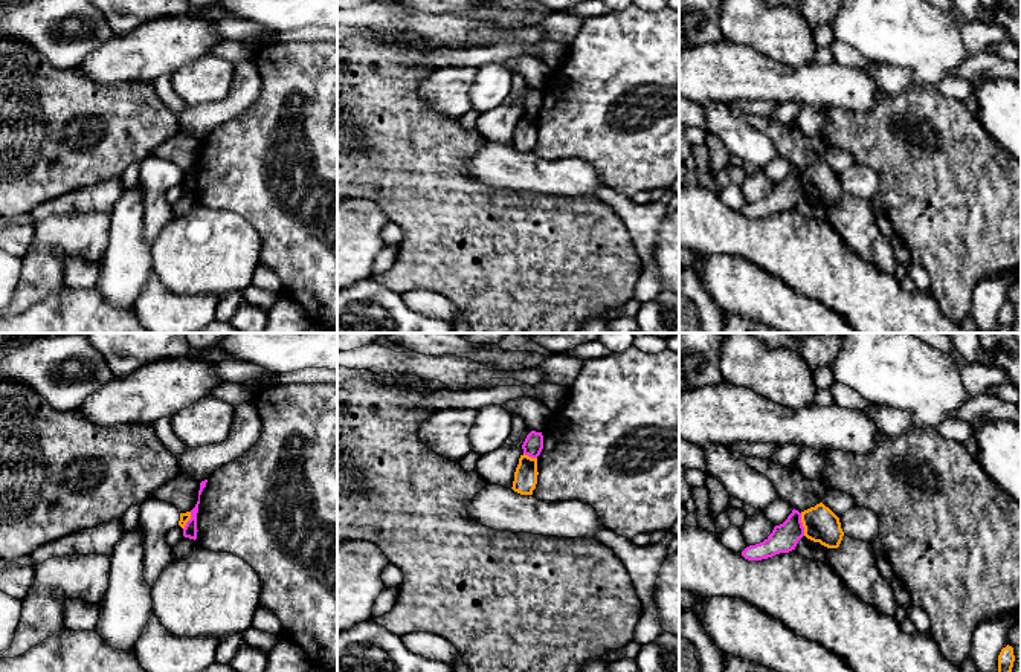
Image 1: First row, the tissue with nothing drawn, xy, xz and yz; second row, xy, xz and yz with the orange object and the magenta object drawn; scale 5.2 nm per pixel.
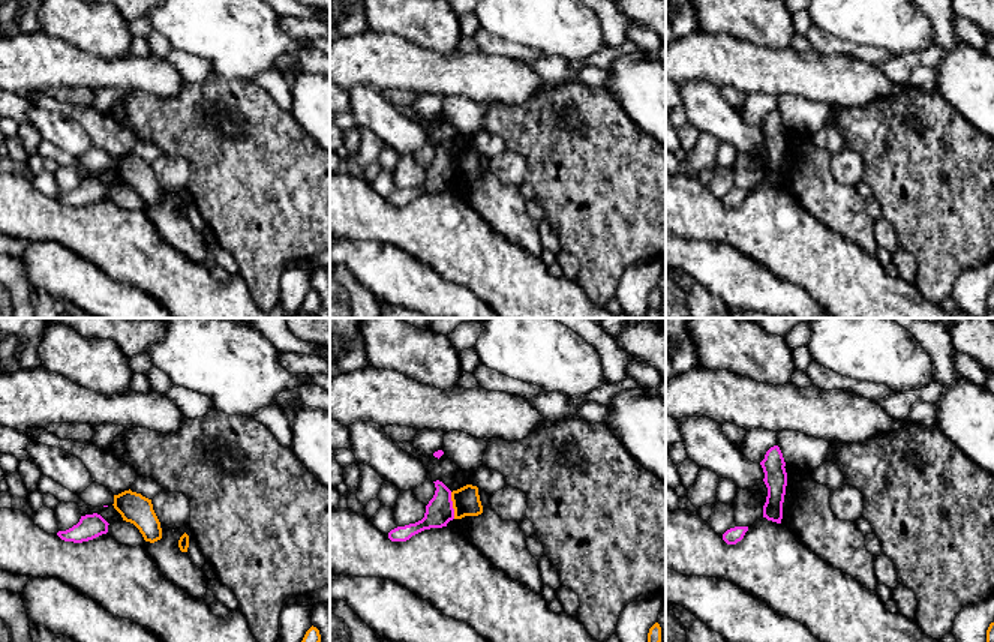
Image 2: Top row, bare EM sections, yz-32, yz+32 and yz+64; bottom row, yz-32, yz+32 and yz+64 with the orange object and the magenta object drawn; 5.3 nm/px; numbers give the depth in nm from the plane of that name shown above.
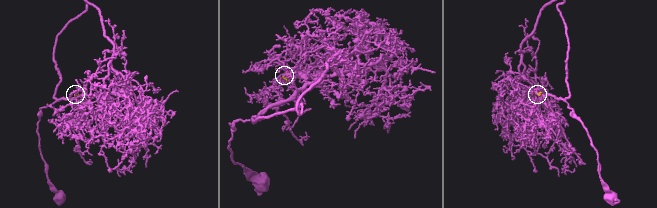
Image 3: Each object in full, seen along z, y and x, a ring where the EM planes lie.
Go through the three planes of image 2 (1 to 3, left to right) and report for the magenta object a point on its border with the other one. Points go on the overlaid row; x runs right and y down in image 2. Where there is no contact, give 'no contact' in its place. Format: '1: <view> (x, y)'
1: no contact
2: yz+32 (453, 506)
3: no contact

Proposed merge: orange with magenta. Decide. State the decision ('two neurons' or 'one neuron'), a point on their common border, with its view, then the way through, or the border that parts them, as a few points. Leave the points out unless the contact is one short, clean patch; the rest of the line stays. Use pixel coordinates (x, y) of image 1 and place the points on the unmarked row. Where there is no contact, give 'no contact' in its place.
two neurons; contact yz (803, 182); border yz (800, 171), (805, 193)

